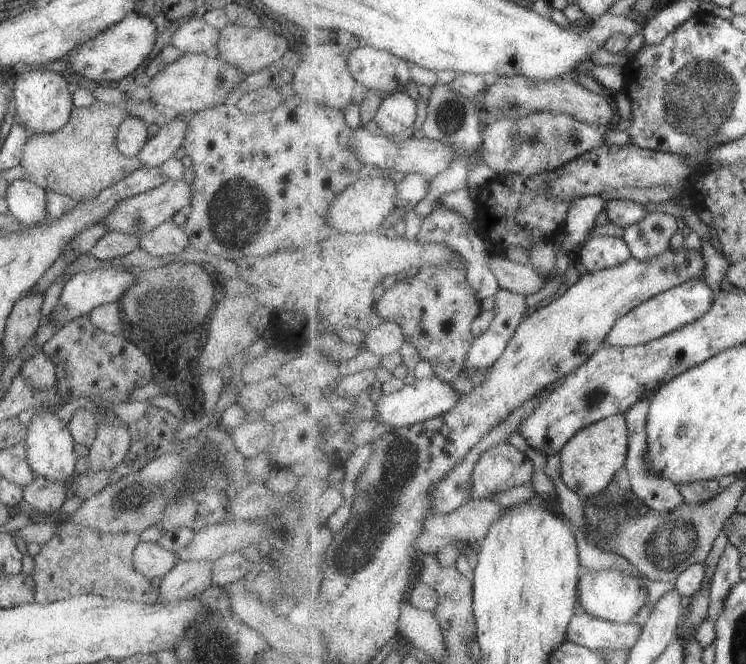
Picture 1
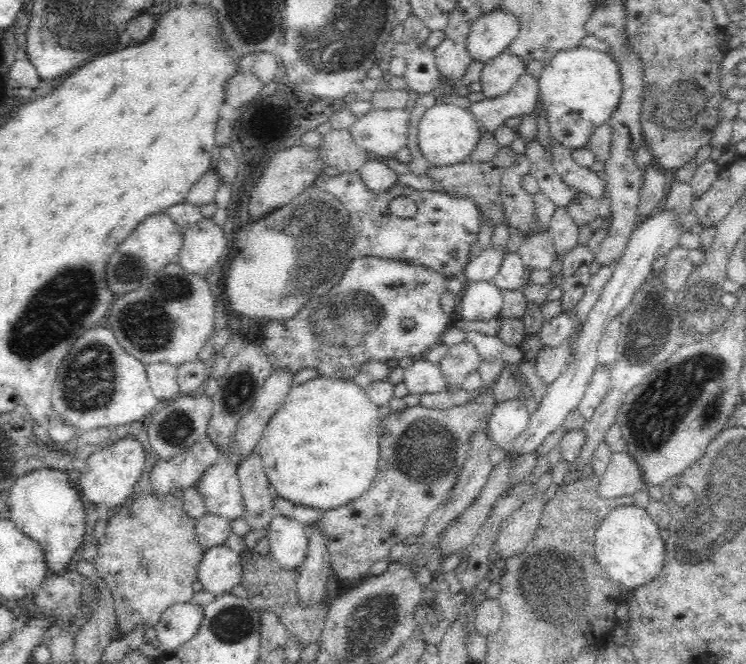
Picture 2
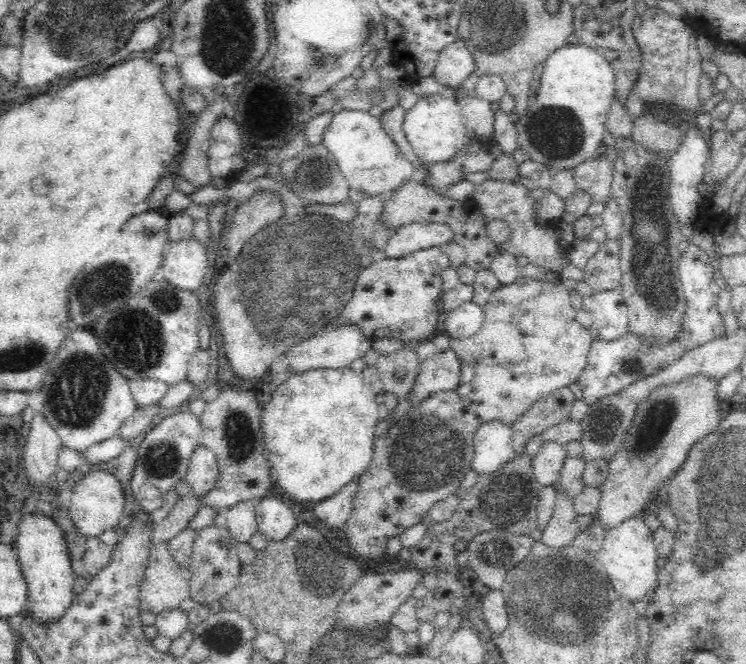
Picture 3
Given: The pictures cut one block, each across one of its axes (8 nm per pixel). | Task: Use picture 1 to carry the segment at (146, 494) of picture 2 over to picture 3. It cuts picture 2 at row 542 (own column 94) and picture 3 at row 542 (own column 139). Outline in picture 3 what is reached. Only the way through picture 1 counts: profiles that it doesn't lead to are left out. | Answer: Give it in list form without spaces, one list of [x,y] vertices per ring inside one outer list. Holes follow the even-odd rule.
[[[167,542],[151,548],[139,590],[139,608],[152,614],[174,610],[191,598],[191,571],[170,557]]]

